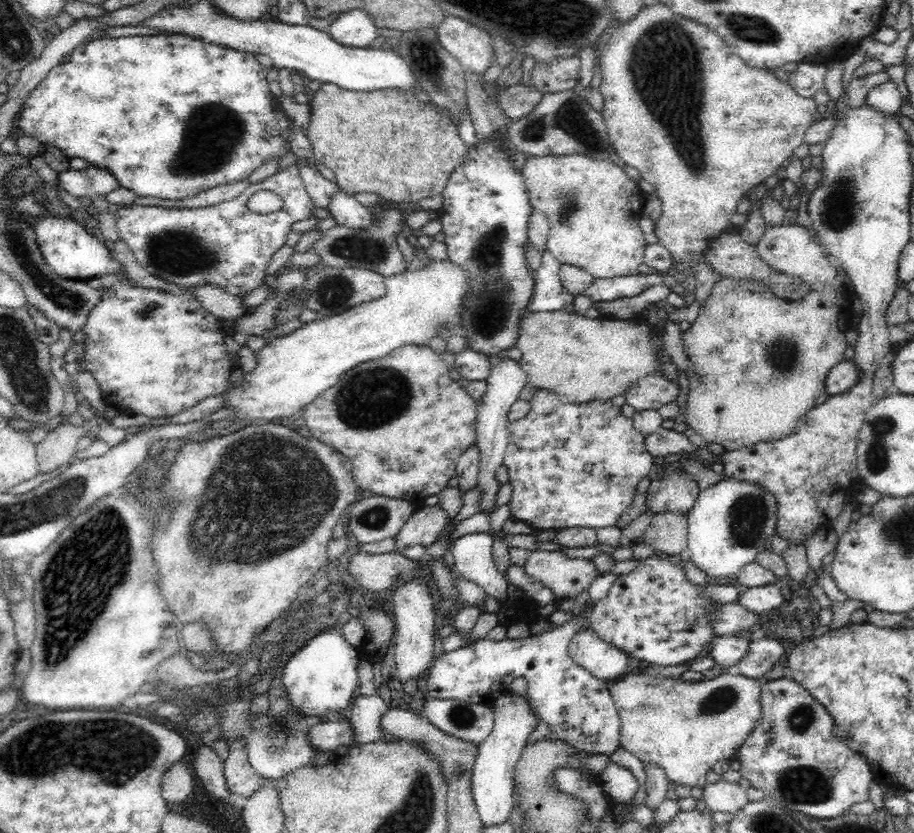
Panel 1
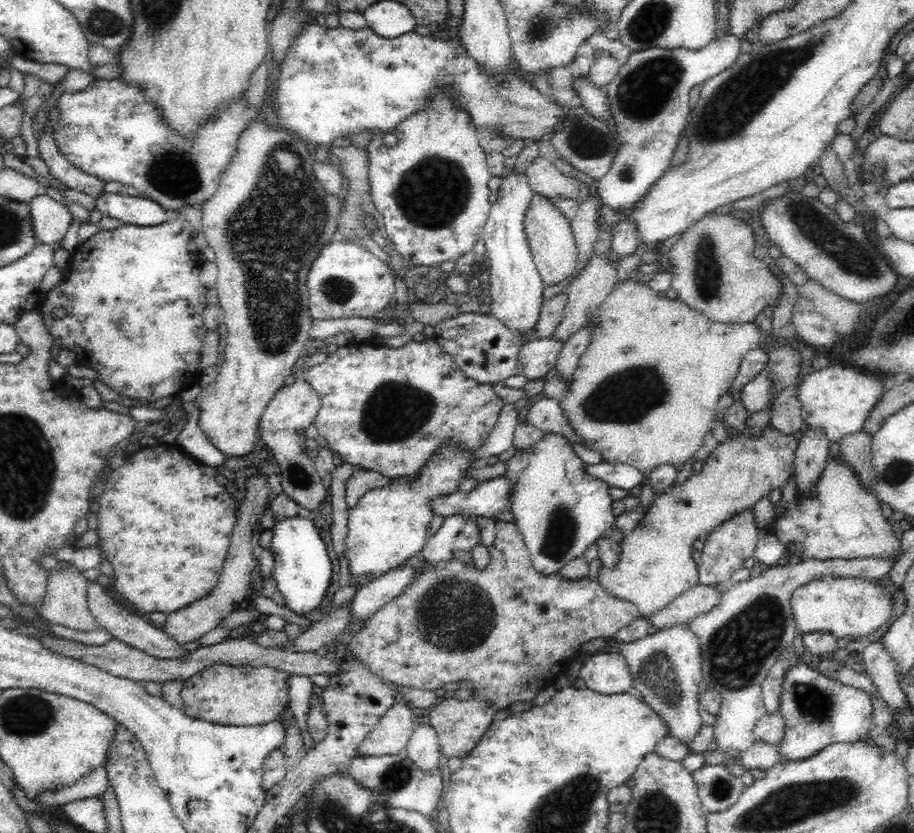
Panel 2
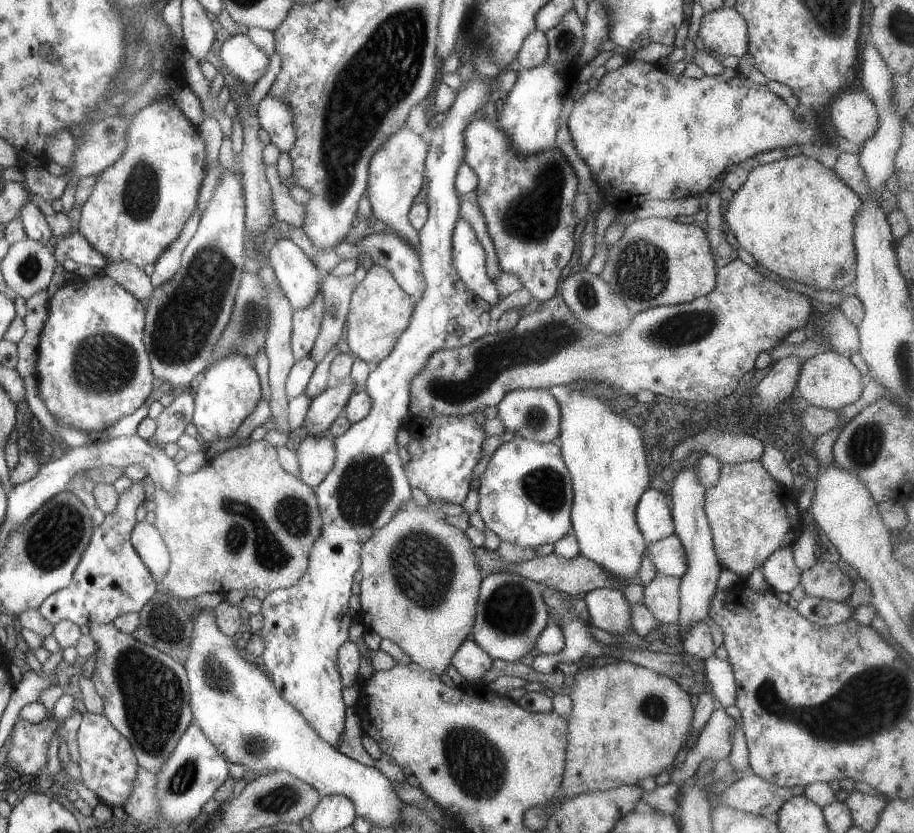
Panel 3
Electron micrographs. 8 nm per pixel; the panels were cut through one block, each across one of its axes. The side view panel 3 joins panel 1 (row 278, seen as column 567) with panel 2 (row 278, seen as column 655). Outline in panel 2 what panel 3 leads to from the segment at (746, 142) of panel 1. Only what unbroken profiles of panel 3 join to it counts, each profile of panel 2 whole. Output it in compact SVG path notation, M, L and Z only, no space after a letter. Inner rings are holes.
M708 214L690 225L682 236L680 235L679 241L672 247L672 252L668 252L668 272L672 273L672 288L678 293L677 298L690 310L703 314L705 319L724 324L750 322L766 304L777 306L778 296L782 296L782 286L766 264L753 254L754 245L758 243L753 237L750 225L727 214Z

